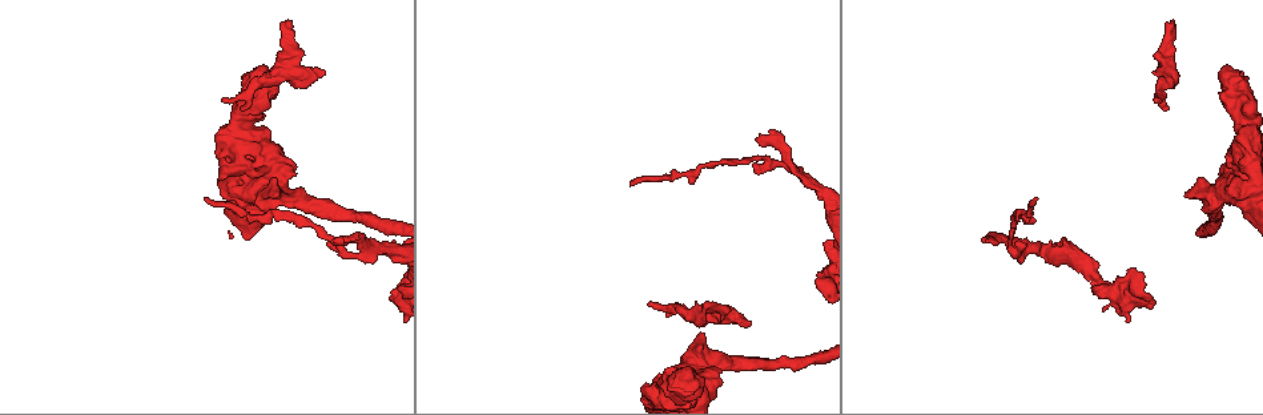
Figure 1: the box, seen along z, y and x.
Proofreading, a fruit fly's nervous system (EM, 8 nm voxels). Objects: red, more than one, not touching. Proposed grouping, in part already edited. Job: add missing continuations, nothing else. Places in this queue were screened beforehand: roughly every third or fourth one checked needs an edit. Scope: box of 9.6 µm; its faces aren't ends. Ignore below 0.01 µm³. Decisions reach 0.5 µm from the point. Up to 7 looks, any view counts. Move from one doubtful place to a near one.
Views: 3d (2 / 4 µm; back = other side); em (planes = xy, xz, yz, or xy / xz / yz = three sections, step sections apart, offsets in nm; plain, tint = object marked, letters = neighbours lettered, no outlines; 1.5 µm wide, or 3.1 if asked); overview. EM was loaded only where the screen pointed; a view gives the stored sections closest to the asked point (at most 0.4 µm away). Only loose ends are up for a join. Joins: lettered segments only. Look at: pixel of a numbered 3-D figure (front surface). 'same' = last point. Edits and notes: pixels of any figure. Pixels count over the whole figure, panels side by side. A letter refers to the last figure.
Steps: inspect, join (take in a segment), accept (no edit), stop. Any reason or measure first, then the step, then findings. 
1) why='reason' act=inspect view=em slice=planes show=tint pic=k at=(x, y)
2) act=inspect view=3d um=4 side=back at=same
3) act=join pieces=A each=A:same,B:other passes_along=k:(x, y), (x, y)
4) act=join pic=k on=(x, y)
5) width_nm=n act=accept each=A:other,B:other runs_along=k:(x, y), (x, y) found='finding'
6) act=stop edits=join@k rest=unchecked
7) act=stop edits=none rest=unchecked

act=inspect view=3d um=4 pic=1 at=(206, 199)

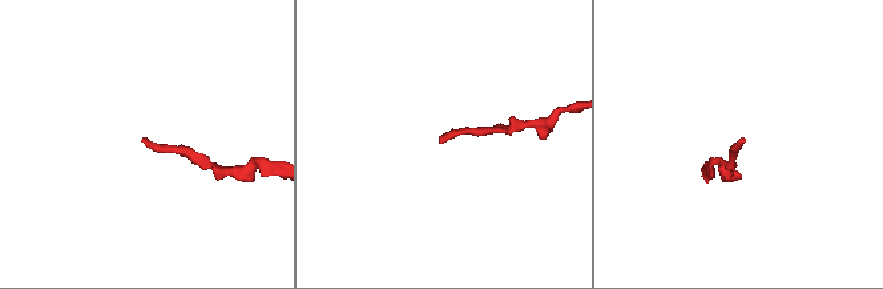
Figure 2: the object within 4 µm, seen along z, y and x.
act=inspect view=em slice=xz step=8 show=tint pic=2 at=(739, 139)

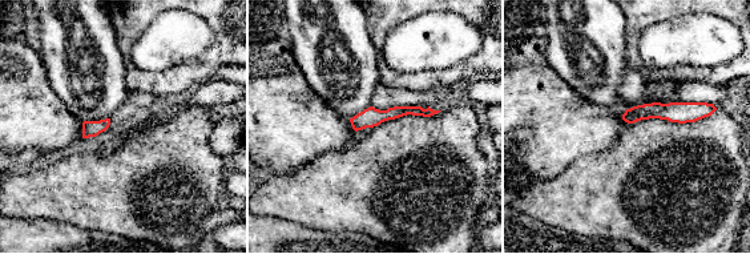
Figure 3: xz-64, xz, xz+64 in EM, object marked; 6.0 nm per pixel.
act=inspect view=em slice=planes show=letters at=same

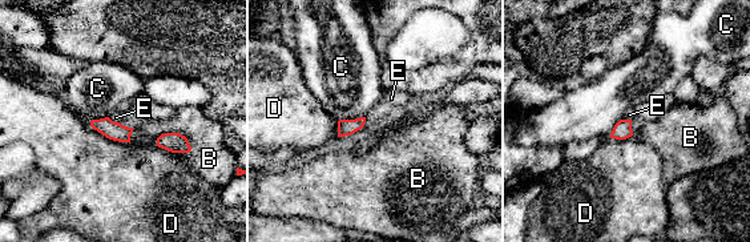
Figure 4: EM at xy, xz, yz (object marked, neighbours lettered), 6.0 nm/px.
act=accept each=B:other,C:other,D:other,E:other border=4:(365, 116), (338, 121) found='no lettered segment goes on from it'

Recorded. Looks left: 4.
why='free end' act=inspect view=em slice=planes show=letters pic=1 at=(224, 97)

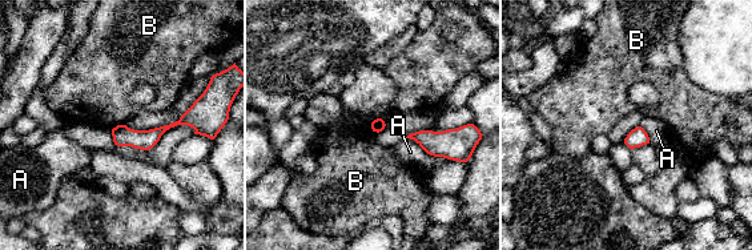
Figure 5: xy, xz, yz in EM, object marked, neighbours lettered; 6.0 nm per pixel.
act=accept each=A:other,B:other border=5:(370, 123), (370, 126), (377, 133) found='no lettered segment goes on from it'

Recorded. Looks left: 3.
why='an open end' act=inspect view=3d um=2 side=back pic=1 at=(325, 73)

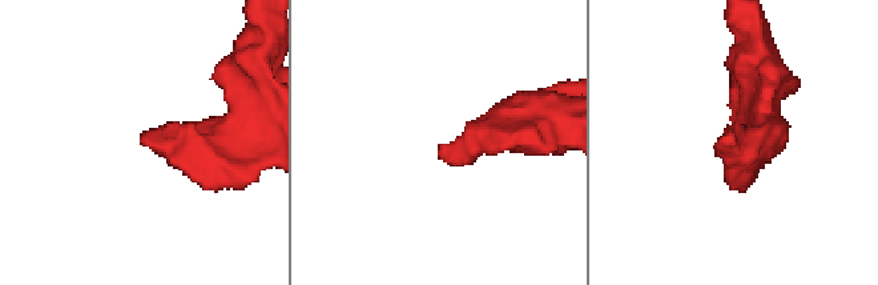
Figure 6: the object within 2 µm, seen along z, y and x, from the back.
act=inspect view=em slice=yz step=8 show=tint pic=6 at=(723, 141)

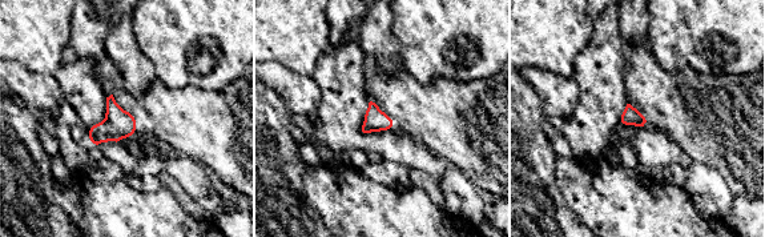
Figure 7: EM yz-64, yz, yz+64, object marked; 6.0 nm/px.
act=inspect view=em slice=yz step=8 show=letters at=same

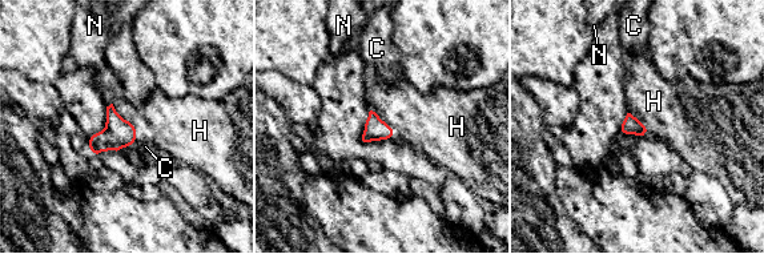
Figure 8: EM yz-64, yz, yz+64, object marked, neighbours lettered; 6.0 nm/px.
longest_contact=H:180nm act=join pieces=H each=C:other,H:same,N:other passes_along=8:(119, 133), (125, 120), (165, 117) found='it goes on there'

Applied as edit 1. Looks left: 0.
act=stop edits=join@8 rest=unchecked

